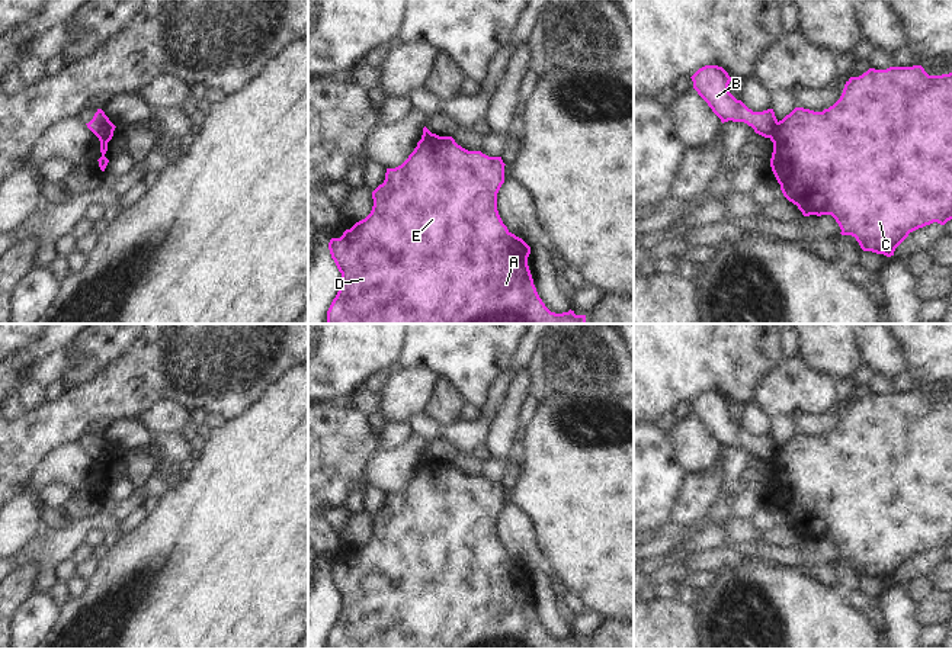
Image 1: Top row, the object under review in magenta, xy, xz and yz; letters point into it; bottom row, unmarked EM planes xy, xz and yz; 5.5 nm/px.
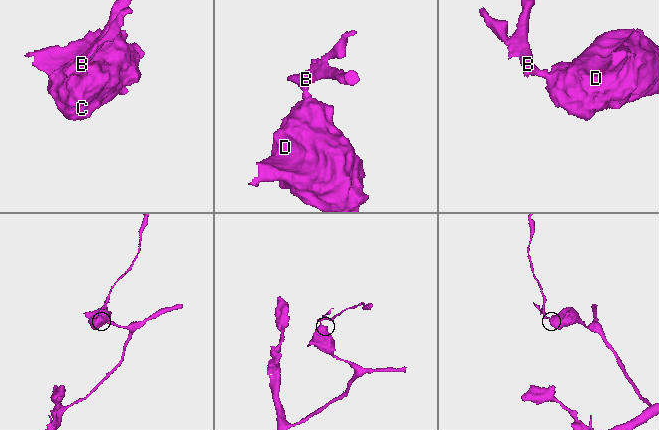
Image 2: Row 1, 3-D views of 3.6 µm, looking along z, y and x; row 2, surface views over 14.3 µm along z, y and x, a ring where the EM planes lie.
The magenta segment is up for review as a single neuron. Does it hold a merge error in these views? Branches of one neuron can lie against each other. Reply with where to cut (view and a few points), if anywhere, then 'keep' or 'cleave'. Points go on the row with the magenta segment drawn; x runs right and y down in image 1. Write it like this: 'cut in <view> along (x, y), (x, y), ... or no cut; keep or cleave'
cut in xy along (114, 125), (98, 137); cleave

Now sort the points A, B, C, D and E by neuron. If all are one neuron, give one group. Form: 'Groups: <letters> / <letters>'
Groups: A C D E / B.

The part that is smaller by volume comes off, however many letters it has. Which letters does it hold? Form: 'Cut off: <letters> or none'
Cut off: B

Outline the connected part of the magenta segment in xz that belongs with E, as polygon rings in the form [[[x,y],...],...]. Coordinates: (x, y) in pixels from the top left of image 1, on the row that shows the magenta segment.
[[[424,135],[408,158],[395,168],[387,168],[385,180],[372,192],[371,213],[346,229],[340,238],[331,238],[328,250],[339,272],[342,285],[327,311],[327,324],[586,324],[586,315],[574,311],[551,312],[539,298],[528,266],[531,247],[512,234],[497,211],[497,193],[504,183],[504,163],[501,157],[488,157],[481,151],[468,151],[452,136]]]

